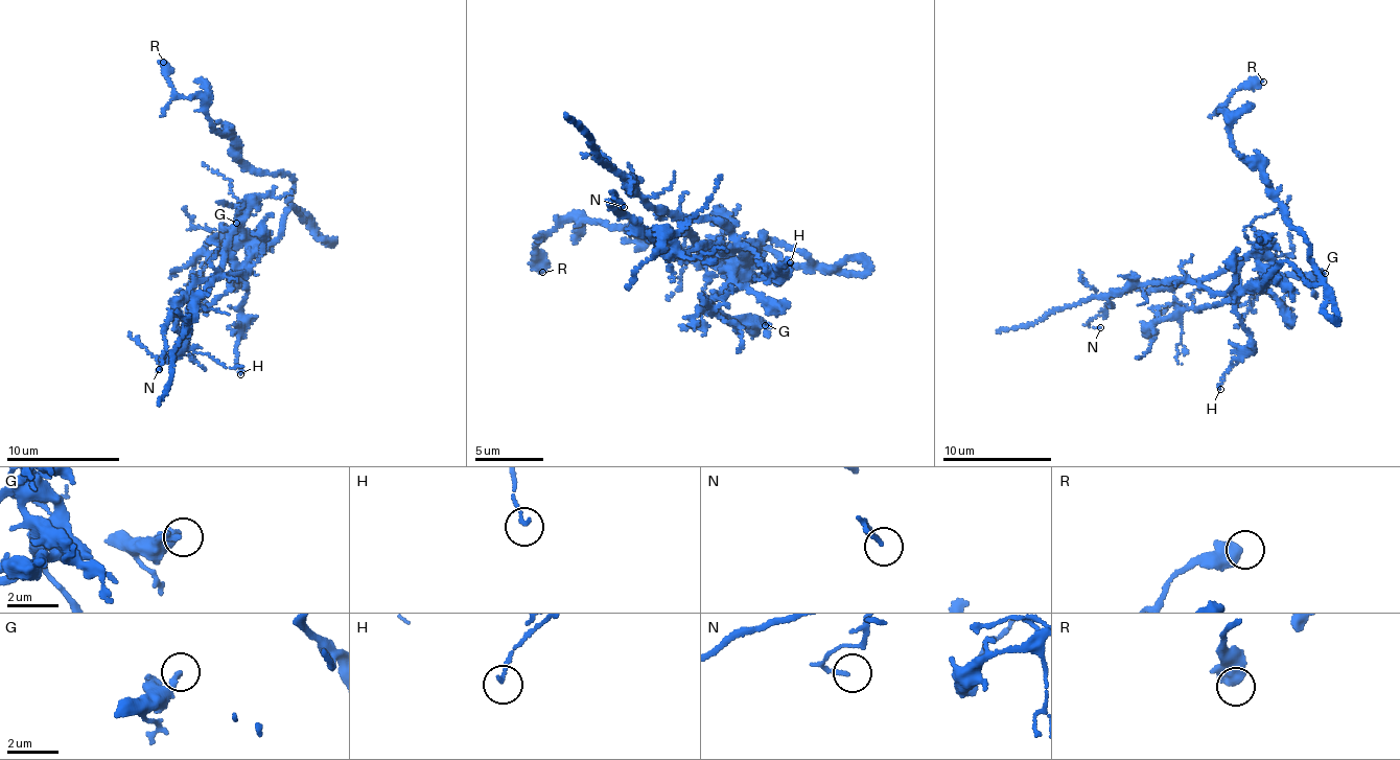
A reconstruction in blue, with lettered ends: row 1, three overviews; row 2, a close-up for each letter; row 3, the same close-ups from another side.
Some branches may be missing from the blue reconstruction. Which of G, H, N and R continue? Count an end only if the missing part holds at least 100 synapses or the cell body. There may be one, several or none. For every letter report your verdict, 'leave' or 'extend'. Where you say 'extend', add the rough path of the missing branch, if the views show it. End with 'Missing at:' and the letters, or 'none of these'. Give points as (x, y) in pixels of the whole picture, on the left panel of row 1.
G: leave
H: leave
N: leave
R: leave
Missing at: none of these

